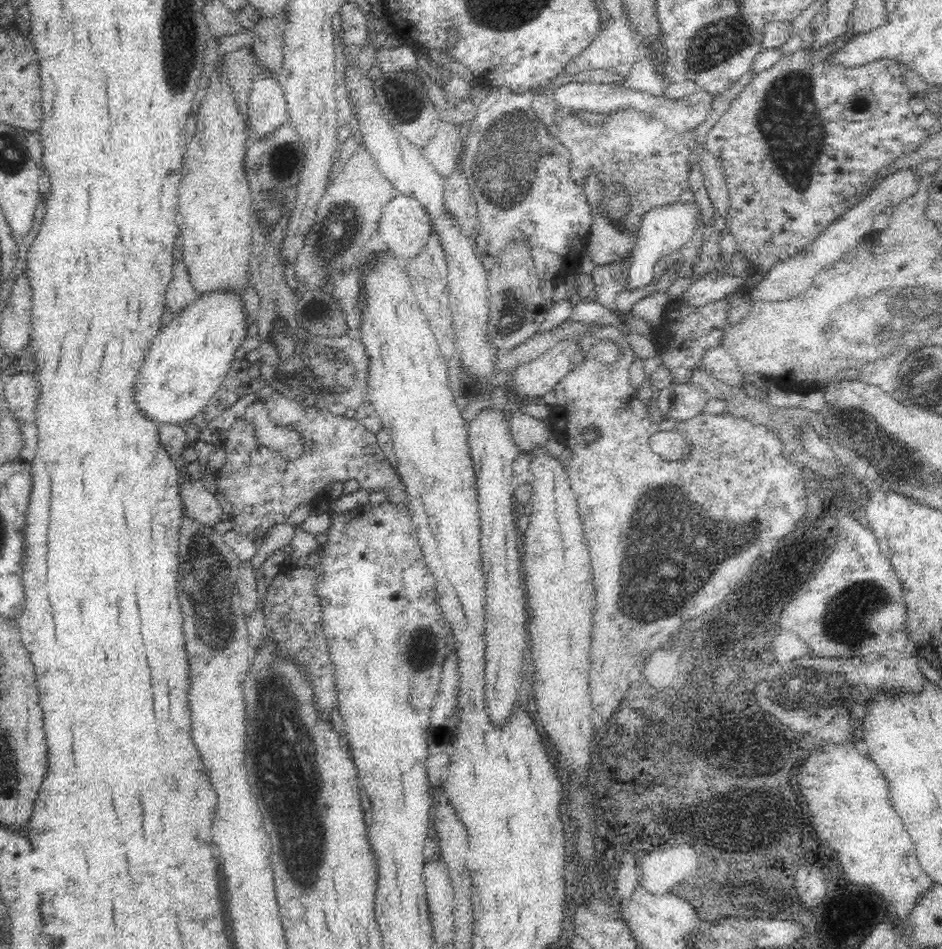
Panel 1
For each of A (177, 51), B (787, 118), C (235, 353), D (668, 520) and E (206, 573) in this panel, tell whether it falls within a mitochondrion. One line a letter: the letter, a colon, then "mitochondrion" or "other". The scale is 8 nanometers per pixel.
A: mitochondrion
B: mitochondrion
C: other
D: mitochondrion
E: mitochondrion

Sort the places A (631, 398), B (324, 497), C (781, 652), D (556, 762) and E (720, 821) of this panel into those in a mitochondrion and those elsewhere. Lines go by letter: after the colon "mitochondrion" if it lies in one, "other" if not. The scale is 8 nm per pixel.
A: other
B: other
C: other
D: other
E: mitochondrion

